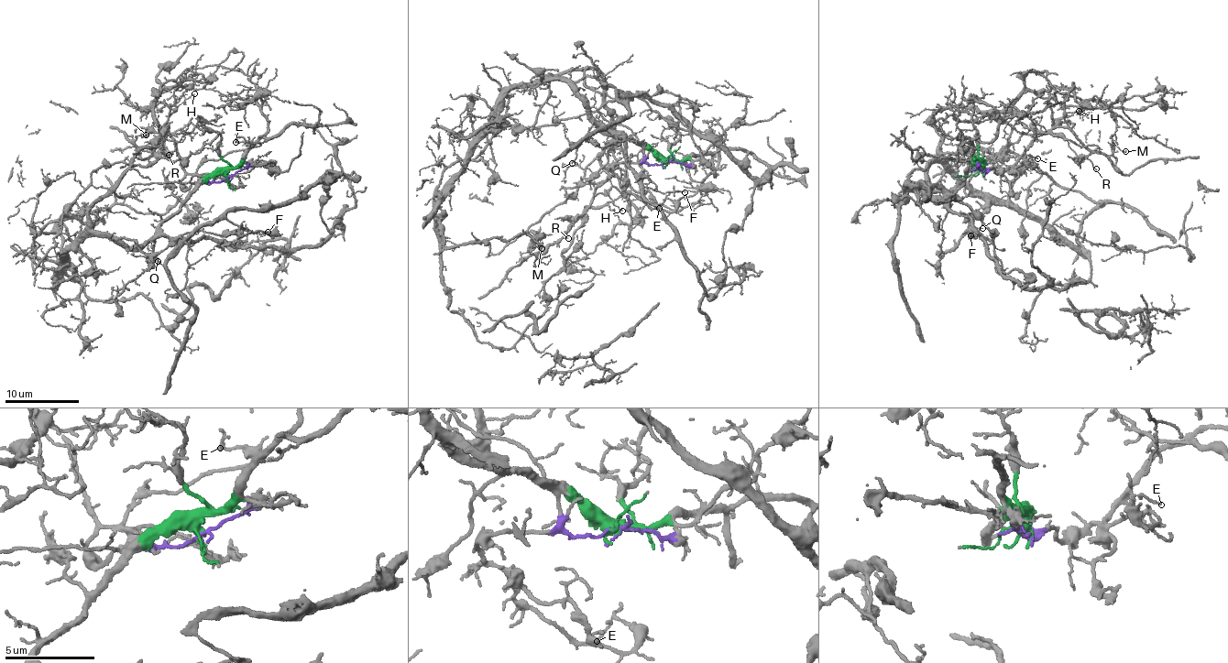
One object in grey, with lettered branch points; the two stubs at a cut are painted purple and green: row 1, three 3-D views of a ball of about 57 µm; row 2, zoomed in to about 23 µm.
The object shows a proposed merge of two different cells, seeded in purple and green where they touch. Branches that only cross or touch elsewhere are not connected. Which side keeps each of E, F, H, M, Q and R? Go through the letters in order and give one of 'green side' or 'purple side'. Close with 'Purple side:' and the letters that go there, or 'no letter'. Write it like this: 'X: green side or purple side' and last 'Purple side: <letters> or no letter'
E: purple side
F: green side
H: purple side
M: purple side
Q: green side
R: purple side
Purple side: E, H, M, R

